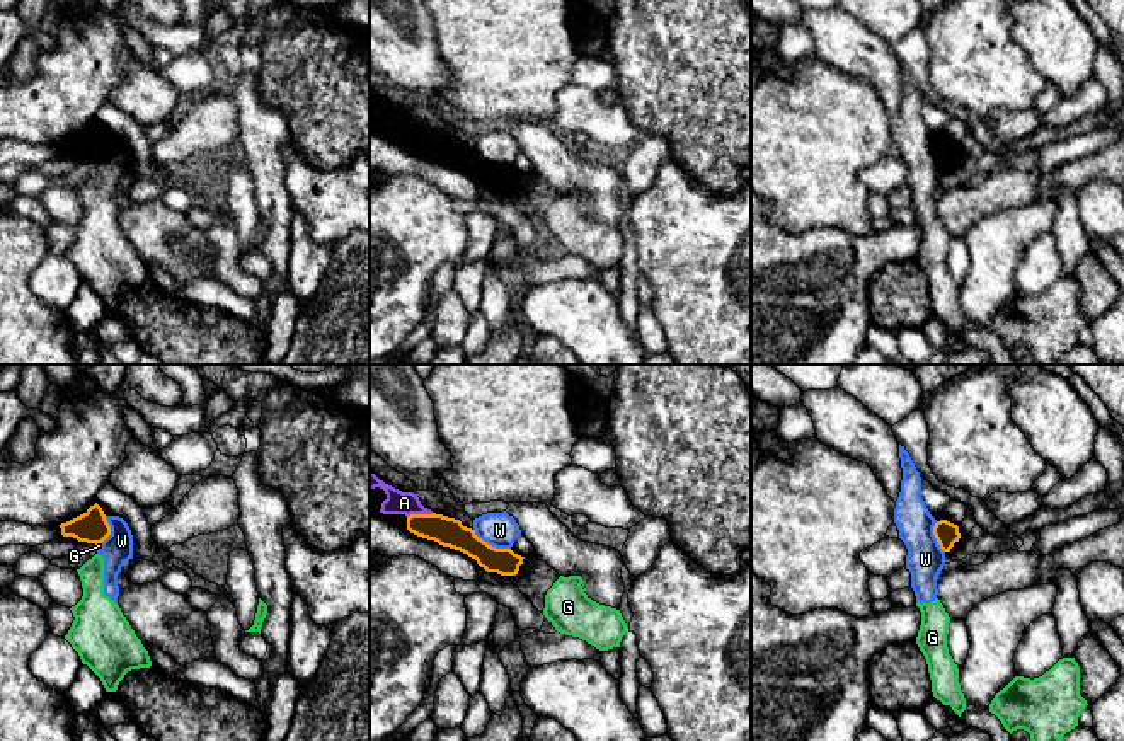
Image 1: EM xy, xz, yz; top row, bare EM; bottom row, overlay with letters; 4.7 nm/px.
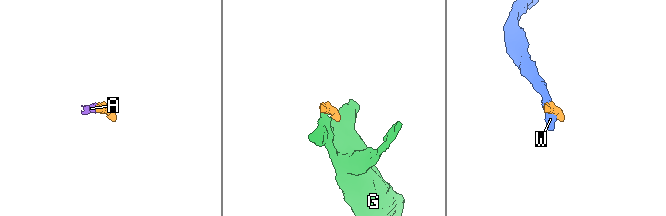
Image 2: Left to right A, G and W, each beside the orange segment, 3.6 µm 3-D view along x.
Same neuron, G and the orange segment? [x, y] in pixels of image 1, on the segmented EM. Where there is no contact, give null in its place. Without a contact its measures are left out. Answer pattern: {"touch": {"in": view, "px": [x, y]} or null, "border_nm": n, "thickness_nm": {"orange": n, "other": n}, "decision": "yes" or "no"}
{"touch": {"in": "xy", "px": [99, 542]}, "border_nm": 30, "thickness_nm": {"orange": 150, "other": 20}, "decision": "no"}

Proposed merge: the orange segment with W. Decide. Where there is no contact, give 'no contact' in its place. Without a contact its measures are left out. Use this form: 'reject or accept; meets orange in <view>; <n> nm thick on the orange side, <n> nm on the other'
reject; meets orange in xz; 140 nm thick on the orange side, 160 nm on the other

